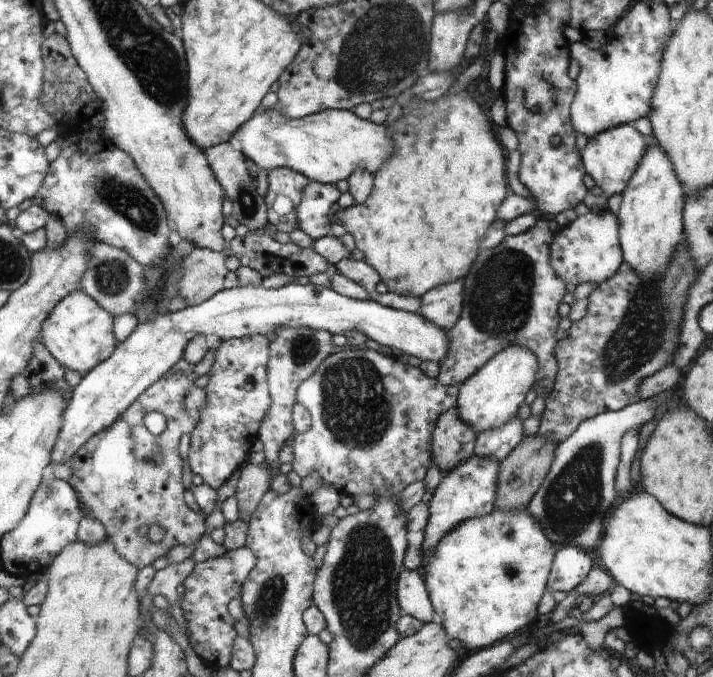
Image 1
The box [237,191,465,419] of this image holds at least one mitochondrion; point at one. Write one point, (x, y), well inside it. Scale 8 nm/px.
(304, 346)

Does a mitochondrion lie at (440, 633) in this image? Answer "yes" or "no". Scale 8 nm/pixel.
no

